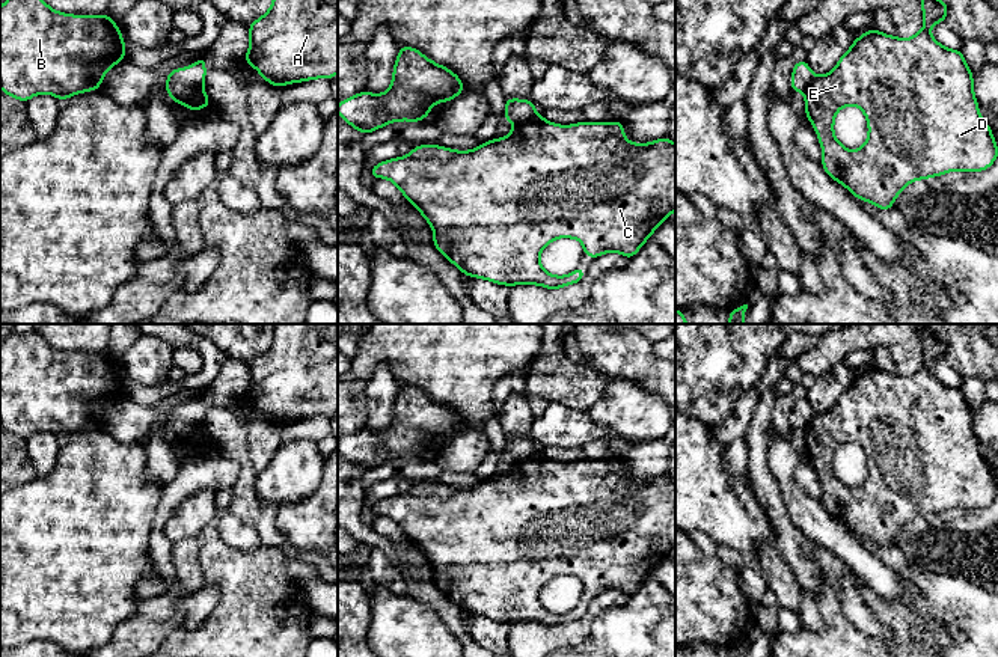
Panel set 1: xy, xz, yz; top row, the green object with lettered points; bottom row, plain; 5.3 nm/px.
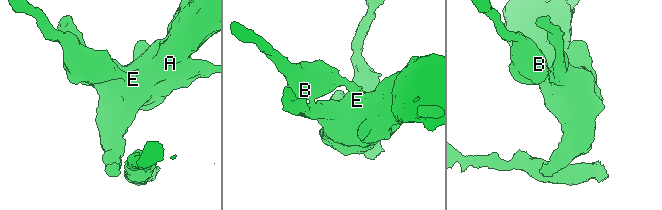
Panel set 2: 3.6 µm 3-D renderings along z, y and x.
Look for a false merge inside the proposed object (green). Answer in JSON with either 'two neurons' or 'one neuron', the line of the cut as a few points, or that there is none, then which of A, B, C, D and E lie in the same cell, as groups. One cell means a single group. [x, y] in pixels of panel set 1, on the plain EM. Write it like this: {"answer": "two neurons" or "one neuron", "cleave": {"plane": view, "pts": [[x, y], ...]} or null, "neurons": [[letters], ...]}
{"answer": "two neurons", "cleave": {"plane": "xy", "pts": [[202, 424], [186, 436], [172, 437]]}, "neurons": [["A", "C", "D", "E"], ["B"]]}

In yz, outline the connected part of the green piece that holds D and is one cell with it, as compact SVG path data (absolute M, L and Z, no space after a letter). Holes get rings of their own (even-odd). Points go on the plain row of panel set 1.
M929 328L921 330L920 339L924 363L915 374L902 377L870 366L855 375L853 383L829 411L814 413L810 425L804 429L805 452L820 478L825 509L859 538L867 538L883 549L891 547L903 524L917 517L926 518L953 508L981 509L989 506L998 494L992 466L980 454L980 442L974 434L974 411L962 389L945 386L930 372L933 362L945 360L947 341ZM846 443L859 445L868 461L867 479L856 488L846 487L834 473L835 452Z

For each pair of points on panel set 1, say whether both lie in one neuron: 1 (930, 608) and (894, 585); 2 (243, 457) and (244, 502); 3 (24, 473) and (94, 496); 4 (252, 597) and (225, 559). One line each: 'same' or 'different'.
1: different
2: same
3: different
4: same

